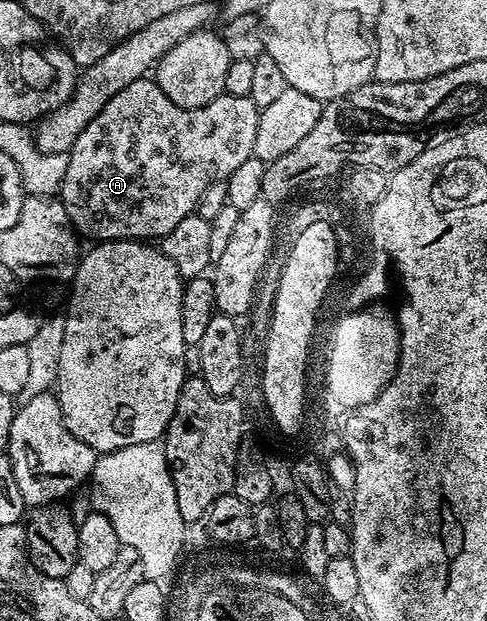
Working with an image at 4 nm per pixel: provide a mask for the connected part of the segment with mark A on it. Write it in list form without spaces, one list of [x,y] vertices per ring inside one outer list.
[[[154,79],[129,82],[129,86],[125,86],[121,94],[113,94],[105,110],[77,134],[77,142],[73,142],[67,156],[65,178],[57,196],[63,201],[72,228],[80,237],[88,236],[91,242],[155,242],[167,236],[181,218],[198,209],[201,194],[205,194],[213,182],[226,181],[241,162],[252,156],[259,109],[250,96],[226,94],[200,108],[182,108],[169,102]]]

